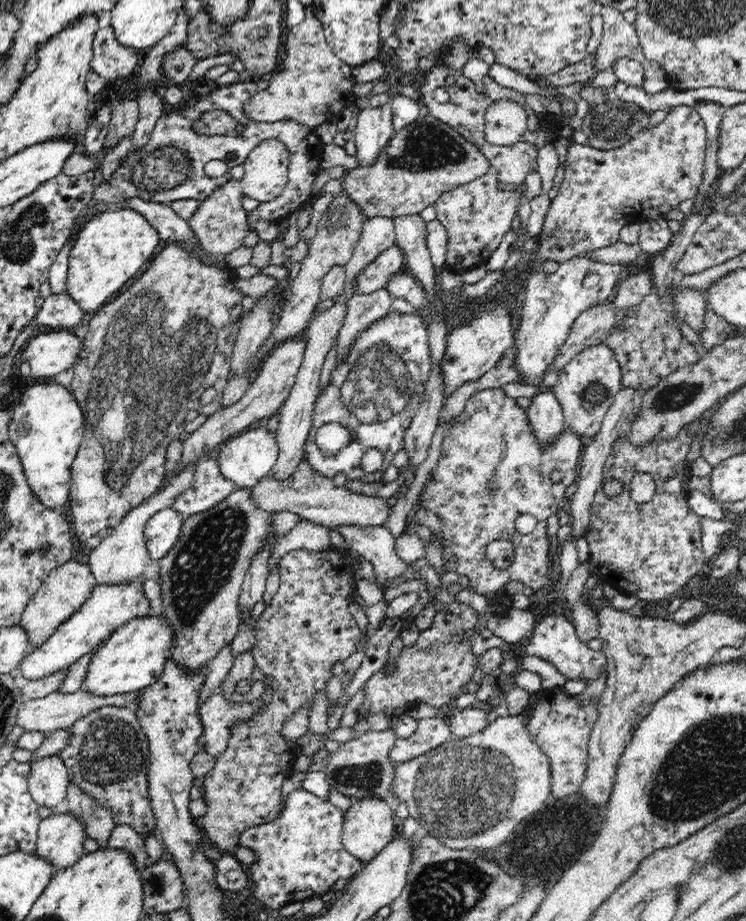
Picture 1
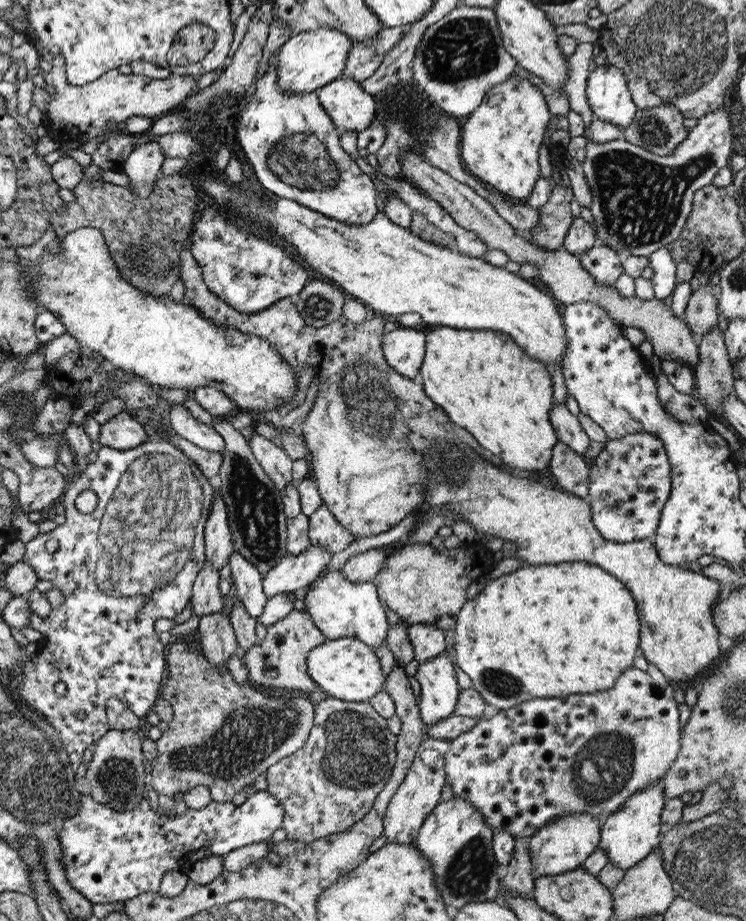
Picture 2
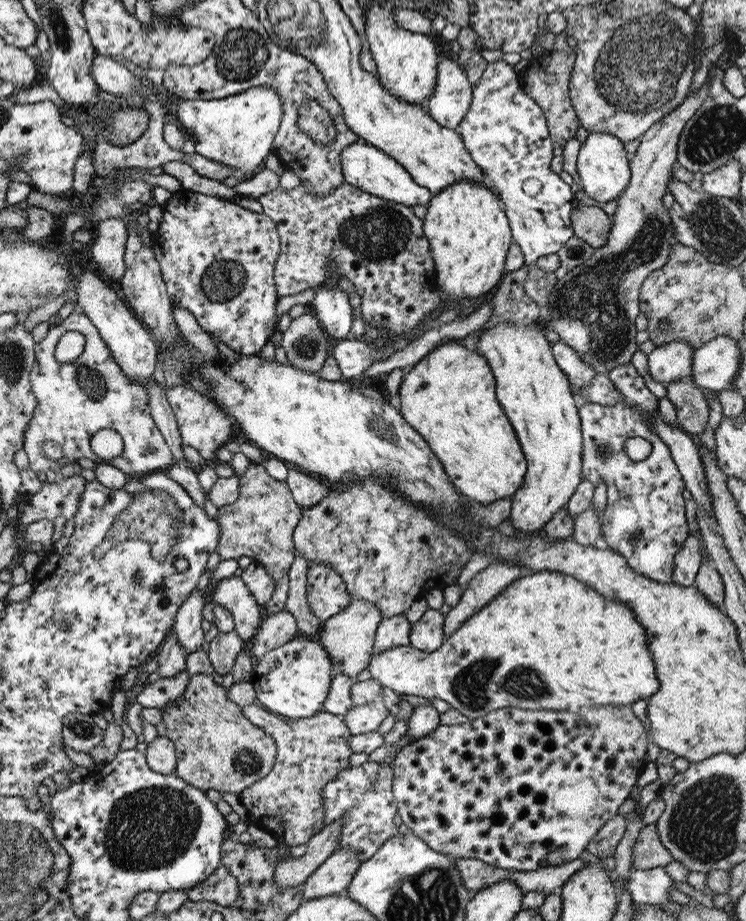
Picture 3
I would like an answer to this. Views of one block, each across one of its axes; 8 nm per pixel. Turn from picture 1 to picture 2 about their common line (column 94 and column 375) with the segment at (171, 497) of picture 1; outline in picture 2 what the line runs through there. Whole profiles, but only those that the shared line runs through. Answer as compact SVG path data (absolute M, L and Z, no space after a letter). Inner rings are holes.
M371 548L347 558L340 571L349 582L372 582L387 561L389 552L385 548Z

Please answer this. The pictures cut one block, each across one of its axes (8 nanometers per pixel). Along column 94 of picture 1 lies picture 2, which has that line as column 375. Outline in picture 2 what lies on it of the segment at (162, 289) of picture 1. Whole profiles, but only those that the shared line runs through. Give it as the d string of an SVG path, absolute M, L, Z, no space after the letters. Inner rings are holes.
M189 247L180 252L180 280L185 287L182 302L197 308L205 320L215 326L230 326L241 334L250 334L266 340L278 355L284 358L295 377L299 376L303 368L309 368L314 376L317 376L317 393L310 410L301 422L302 437L311 456L311 478L319 492L322 505L329 509L339 526L351 532L354 540L379 536L391 530L418 504L422 505L426 501L428 468L438 468L436 442L446 442L456 446L458 450L469 451L466 444L451 429L453 424L449 425L450 420L443 409L425 396L419 381L401 376L387 364L383 356L382 342L383 326L389 320L388 317L370 312L368 317L355 324L341 315L337 320L315 328L303 322L289 297L283 297L259 312L242 313L227 306L204 286L198 264ZM409 428L421 444L409 444Z

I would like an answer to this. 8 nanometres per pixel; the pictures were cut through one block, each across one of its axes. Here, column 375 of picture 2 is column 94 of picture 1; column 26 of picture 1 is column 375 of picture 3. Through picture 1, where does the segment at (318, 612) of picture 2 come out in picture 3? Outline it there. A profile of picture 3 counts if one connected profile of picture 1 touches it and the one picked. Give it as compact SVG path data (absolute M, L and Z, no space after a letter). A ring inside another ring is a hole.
M535 571L527 572L517 577L509 586L497 594L495 600L488 602L481 610L478 610L473 616L465 620L461 627L455 633L444 639L442 645L430 653L424 653L415 648L407 646L396 646L389 650L378 652L372 655L368 662L367 670L370 672L370 678L379 680L380 686L390 688L393 692L401 694L409 694L409 696L421 696L430 700L431 698L439 698L450 704L450 708L454 708L466 716L468 720L479 718L481 715L487 714L489 711L498 708L519 707L525 710L566 710L576 711L581 707L590 707L593 705L630 705L637 699L647 700L658 687L656 674L654 673L652 657L649 658L648 650L645 648L645 631L639 626L631 614L631 610L622 602L609 602L603 600L595 590L585 588L581 582L569 578L569 576L552 571Z

